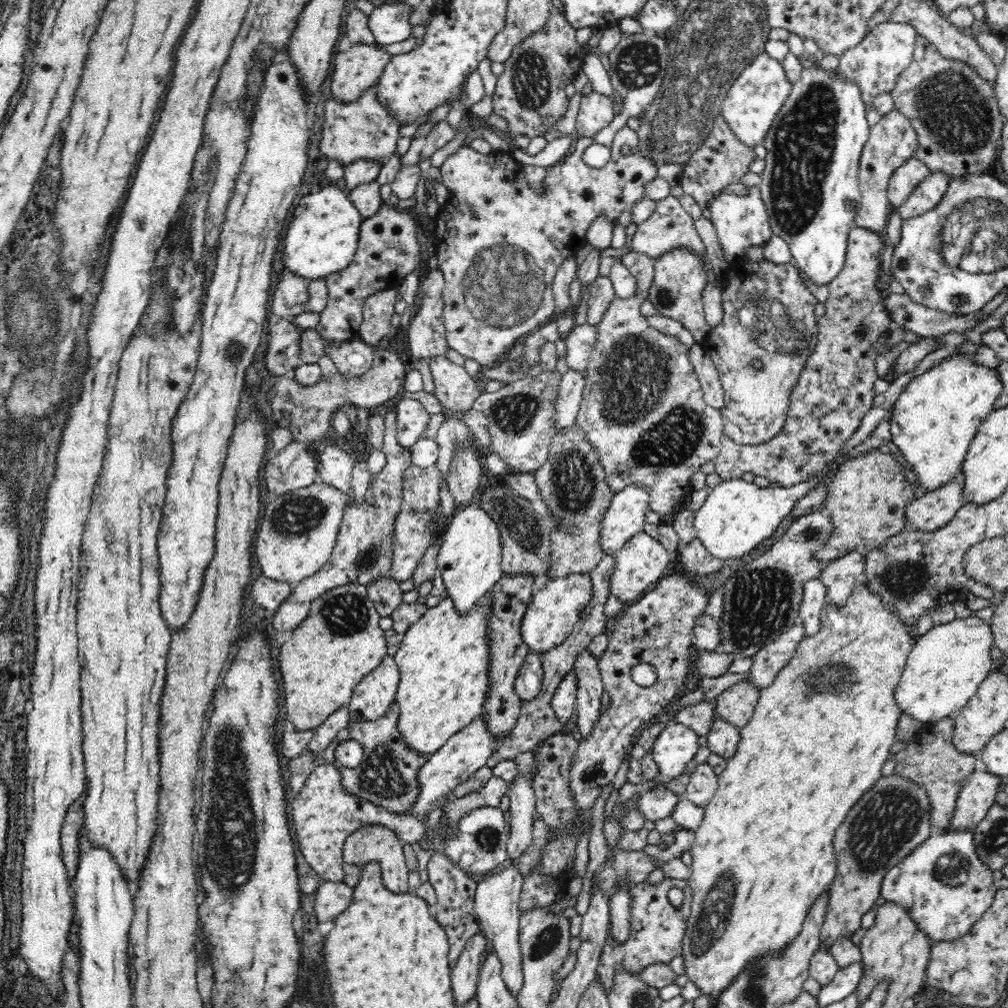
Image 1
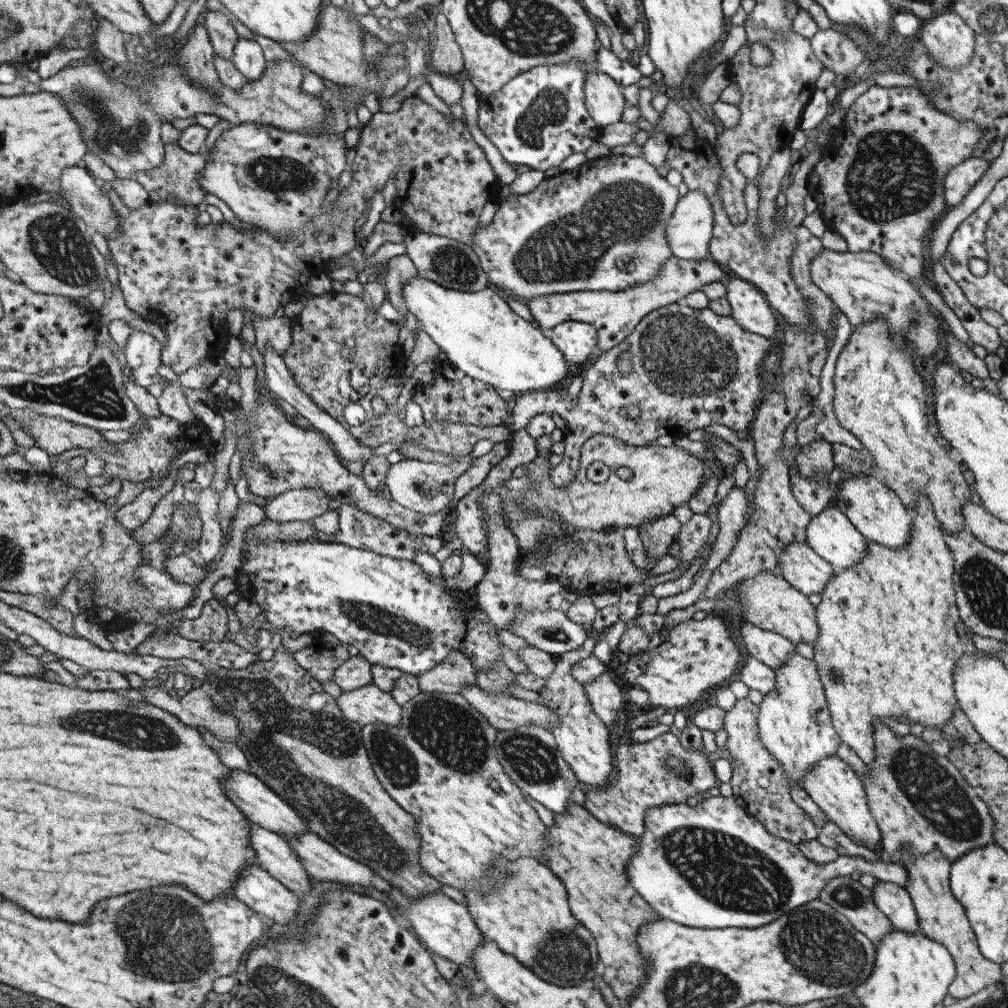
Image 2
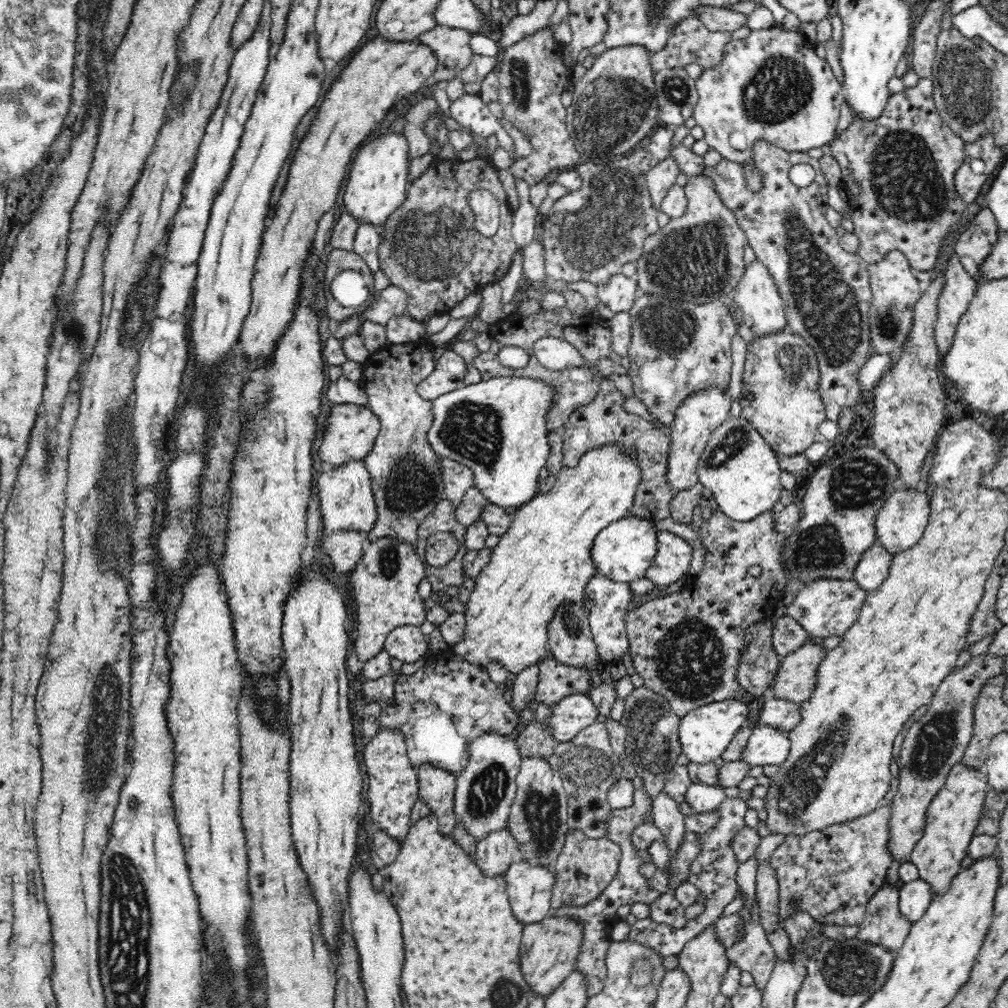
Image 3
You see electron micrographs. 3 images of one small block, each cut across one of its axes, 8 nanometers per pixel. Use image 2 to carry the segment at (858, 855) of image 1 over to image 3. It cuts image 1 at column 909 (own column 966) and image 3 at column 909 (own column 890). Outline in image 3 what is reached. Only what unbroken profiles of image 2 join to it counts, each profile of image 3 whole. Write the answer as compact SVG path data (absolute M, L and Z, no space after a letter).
M978 654L972 656L970 661L960 670L951 671L938 691L933 695L931 702L926 705L927 710L921 717L917 717L915 723L904 734L905 738L900 750L900 760L898 760L898 791L892 798L889 807L890 816L890 840L887 851L894 855L896 862L910 862L911 852L918 839L922 836L922 831L926 828L926 811L930 802L938 794L939 790L945 785L946 778L952 767L962 761L966 750L968 749L970 739L972 738L974 725L974 706L982 688L990 677L1003 674L1004 656L995 656L995 654Z

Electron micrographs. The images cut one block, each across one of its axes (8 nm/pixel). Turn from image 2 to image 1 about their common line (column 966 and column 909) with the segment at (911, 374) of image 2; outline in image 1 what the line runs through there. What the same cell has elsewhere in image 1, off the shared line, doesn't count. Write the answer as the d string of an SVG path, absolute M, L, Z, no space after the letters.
M890 447L874 448L861 456L850 460L845 460L840 465L835 476L830 482L825 482L828 493L823 502L823 509L829 513L833 522L833 535L825 545L822 545L813 554L818 562L830 562L838 557L844 556L852 550L857 550L860 554L867 555L873 548L881 545L885 540L904 530L909 530L910 526L905 524L905 506L913 501L921 493L916 482L912 484L904 477L903 461L890 455Z

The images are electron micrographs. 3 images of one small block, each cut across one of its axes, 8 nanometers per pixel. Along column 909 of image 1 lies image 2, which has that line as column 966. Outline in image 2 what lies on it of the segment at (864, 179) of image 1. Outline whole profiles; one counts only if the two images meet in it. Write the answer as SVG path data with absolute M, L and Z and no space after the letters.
M872 85L866 92L857 96L856 100L846 110L846 115L843 122L838 125L830 135L829 142L823 146L820 161L813 167L810 177L807 180L809 193L814 196L817 201L817 208L828 230L835 231L842 235L842 238L848 243L848 251L852 253L870 252L884 257L884 261L888 261L891 266L894 266L900 272L908 275L908 277L921 277L923 270L926 267L926 258L929 252L929 238L932 234L938 220L944 216L944 213L949 209L944 200L944 178L953 166L958 166L964 159L972 157L972 152L978 144L982 136L980 127L972 121L960 121L952 117L944 111L940 111L934 101L914 86L898 86L898 87L882 87L880 85Z

